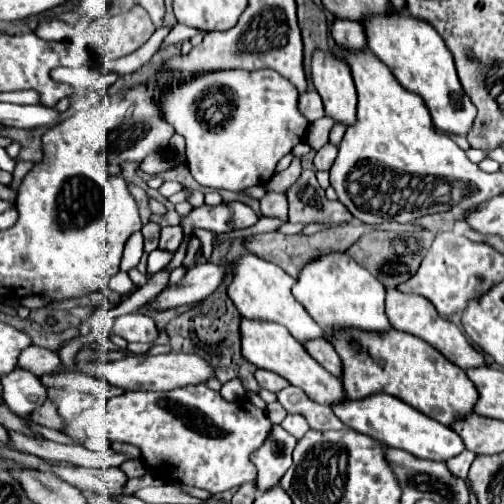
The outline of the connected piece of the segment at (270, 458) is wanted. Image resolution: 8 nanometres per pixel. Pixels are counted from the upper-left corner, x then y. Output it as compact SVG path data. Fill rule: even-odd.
M273 426L273 432L265 444L251 454L251 462L257 468L257 494L271 490L279 484L281 476L291 466L291 452L295 448L297 440L285 432L281 426Z

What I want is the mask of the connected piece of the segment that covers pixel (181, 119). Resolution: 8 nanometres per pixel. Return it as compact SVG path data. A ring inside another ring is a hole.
M215 70L193 74L177 84L159 88L157 106L161 118L185 138L187 168L201 186L215 190L245 190L267 184L275 174L277 162L303 140L309 122L297 110L297 96L297 88L273 70Z

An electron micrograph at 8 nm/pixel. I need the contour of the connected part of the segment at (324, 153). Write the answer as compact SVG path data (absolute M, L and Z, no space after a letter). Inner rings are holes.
M327 142L323 148L317 150L313 164L315 164L317 170L329 170L333 166L335 158L337 158L337 146L331 144L331 142Z

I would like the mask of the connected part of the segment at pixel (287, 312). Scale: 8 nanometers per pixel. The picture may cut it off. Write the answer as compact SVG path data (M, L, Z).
M245 254L237 258L235 264L237 268L233 268L233 282L227 288L227 294L237 304L237 310L241 312L241 316L257 322L277 322L285 326L291 332L291 336L295 336L299 342L323 338L321 328L317 328L317 324L309 320L309 314L305 312L305 308L301 308L301 304L291 294L291 288L297 282L295 278L283 272L277 264L267 262L255 254Z

